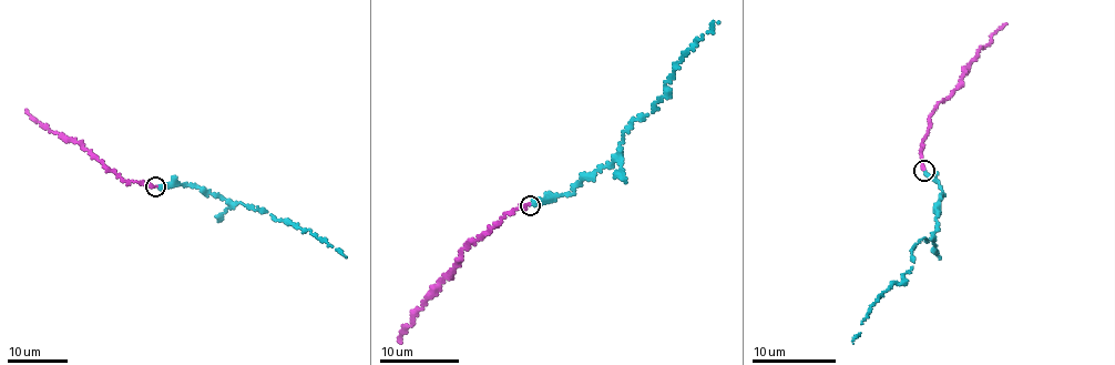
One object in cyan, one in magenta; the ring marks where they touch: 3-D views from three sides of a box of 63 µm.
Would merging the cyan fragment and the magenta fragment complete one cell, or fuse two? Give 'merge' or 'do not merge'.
merge

